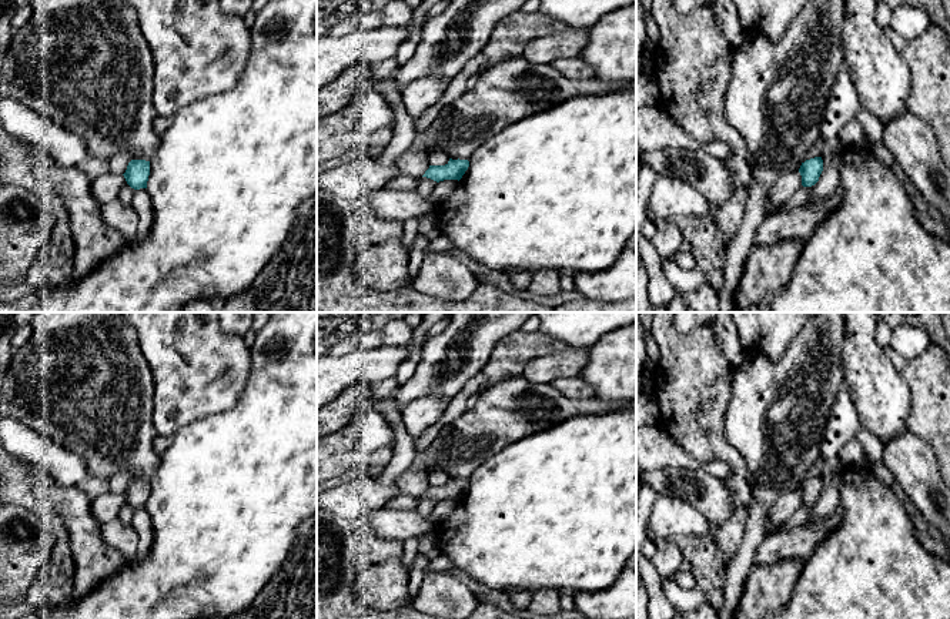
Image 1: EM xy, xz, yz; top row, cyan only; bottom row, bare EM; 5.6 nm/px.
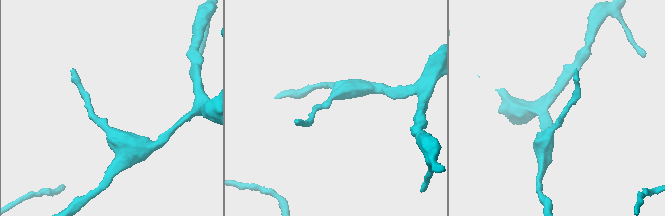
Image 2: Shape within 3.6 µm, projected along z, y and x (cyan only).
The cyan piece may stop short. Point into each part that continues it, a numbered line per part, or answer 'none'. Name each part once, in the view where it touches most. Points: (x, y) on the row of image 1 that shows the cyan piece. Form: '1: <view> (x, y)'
none

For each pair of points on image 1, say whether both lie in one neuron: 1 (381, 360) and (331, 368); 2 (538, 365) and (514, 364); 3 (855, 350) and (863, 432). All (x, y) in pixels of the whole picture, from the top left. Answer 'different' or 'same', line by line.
1: same
2: different
3: different

